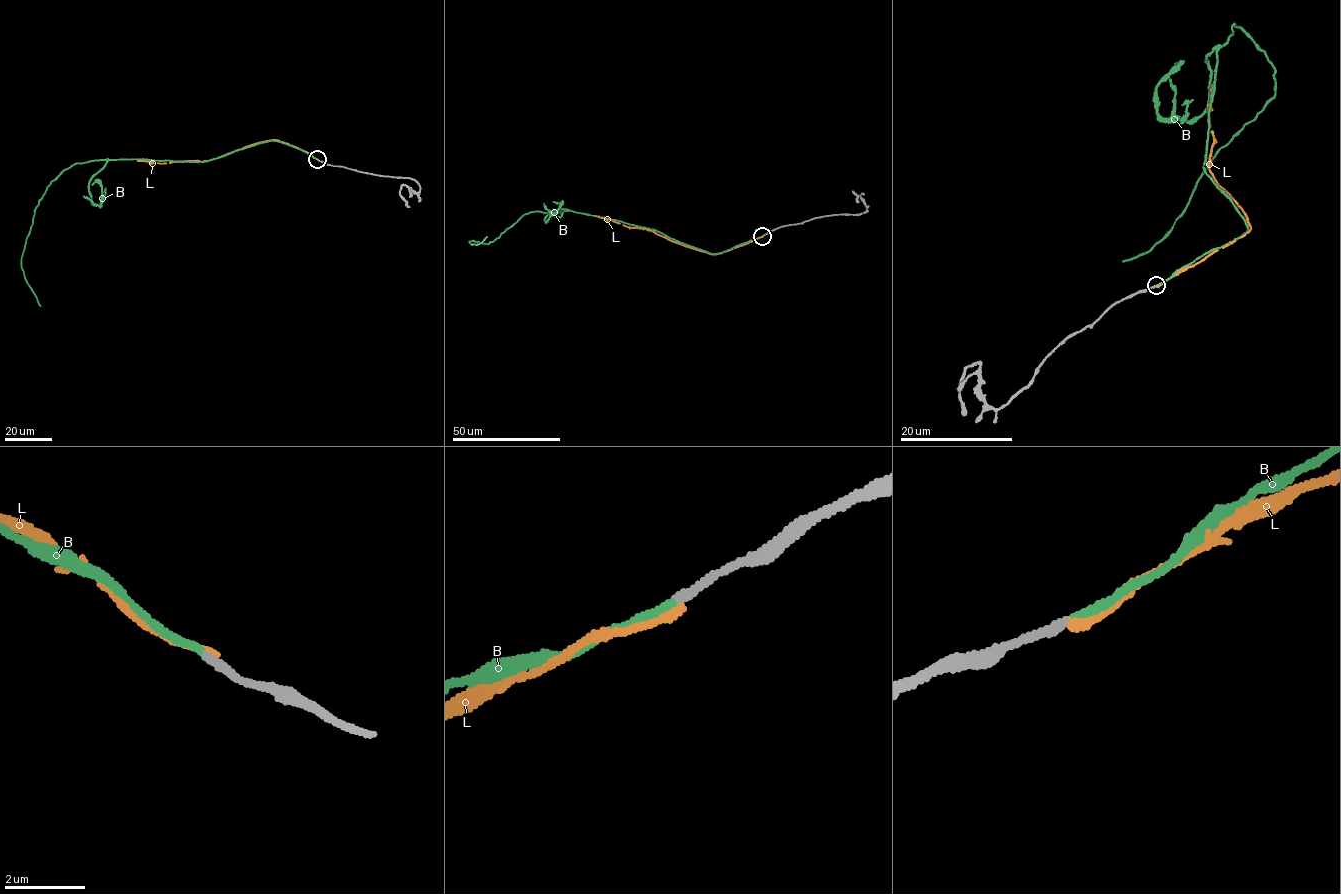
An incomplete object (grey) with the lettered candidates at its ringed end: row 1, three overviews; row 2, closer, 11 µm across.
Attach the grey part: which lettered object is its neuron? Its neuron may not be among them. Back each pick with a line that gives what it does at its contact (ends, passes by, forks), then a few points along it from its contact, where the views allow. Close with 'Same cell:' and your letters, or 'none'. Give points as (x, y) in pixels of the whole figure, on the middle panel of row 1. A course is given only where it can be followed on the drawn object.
B: it ends there; it runs (762, 236), (713, 253), (652, 229), (566, 210), (525, 214), (488, 244), (469, 242), (475, 244), (487, 236)
Same cell: B

